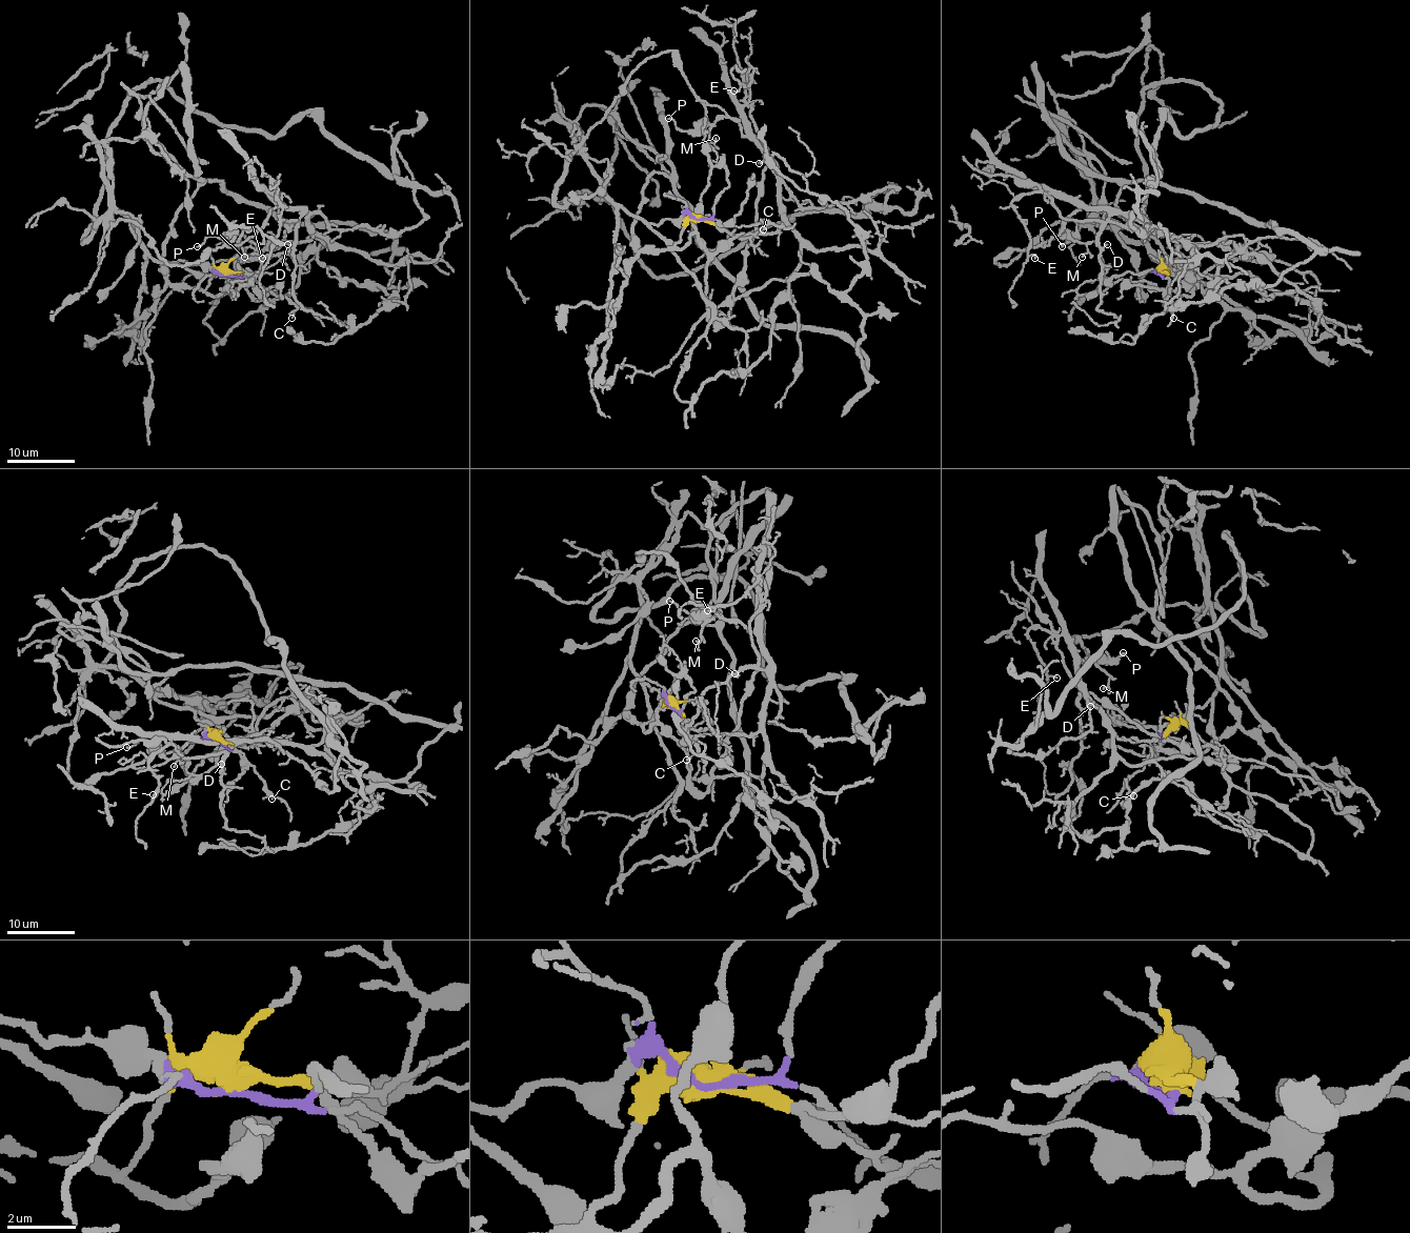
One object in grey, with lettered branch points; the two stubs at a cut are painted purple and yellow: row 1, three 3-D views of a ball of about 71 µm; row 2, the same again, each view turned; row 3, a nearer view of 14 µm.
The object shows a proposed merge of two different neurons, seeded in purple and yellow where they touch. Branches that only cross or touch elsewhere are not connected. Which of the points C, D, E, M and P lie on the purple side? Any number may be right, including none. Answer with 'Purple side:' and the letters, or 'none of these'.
Purple side: C

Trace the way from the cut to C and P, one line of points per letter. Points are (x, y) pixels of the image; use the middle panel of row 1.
C: (698, 219), (718, 219), (725, 224), (748, 226), (767, 223), (764, 229)
P: (698, 219), (737, 236), (776, 233), (782, 223), (776, 165), (737, 121), (720, 118), (679, 129), (667, 118)

